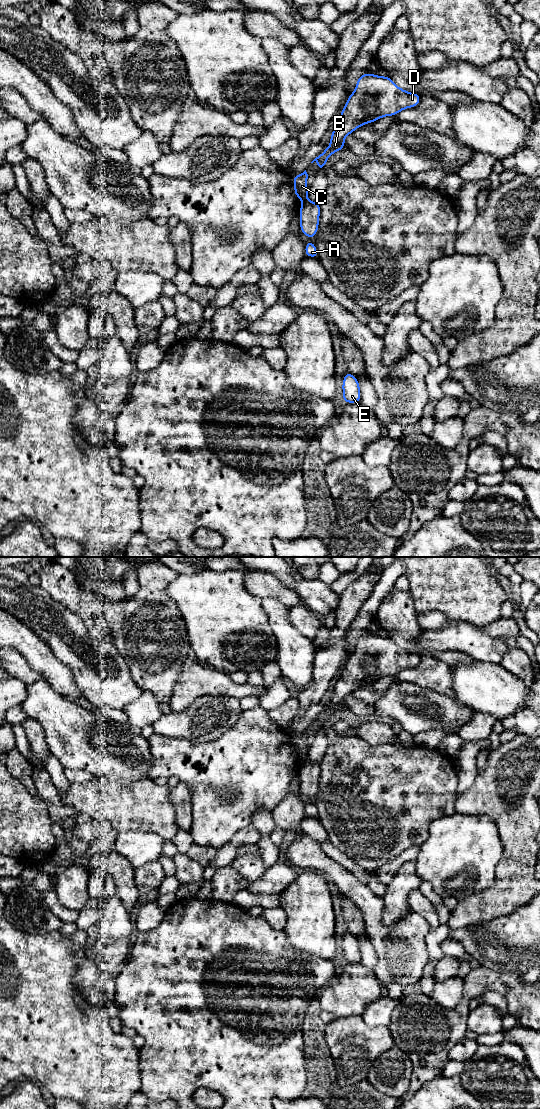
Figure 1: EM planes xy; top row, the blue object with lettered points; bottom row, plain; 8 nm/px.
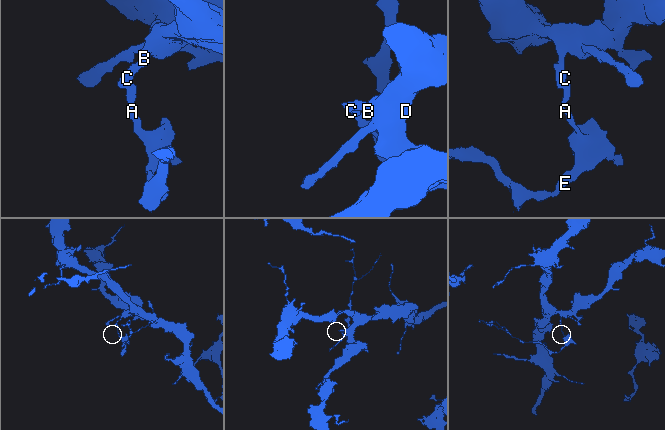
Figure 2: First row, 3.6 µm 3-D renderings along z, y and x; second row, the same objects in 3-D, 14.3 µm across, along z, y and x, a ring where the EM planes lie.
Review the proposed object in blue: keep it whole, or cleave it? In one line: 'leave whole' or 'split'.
split

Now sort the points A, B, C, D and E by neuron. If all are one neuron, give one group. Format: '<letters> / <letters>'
A E / B C D

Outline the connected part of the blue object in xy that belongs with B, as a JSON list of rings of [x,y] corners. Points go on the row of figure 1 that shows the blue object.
[[[363,73],[341,110],[340,118],[331,133],[330,146],[311,163],[317,163],[318,171],[324,169],[328,158],[345,147],[345,137],[358,127],[382,117],[395,116],[404,109],[414,108],[420,100],[419,94],[403,90],[388,76]]]

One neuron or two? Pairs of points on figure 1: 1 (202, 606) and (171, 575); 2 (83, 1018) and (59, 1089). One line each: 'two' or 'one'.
1: two
2: one

